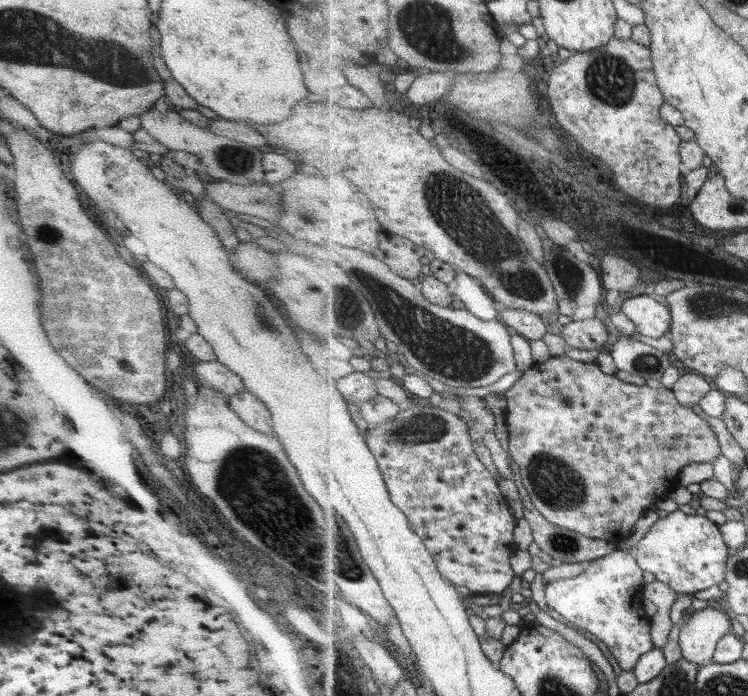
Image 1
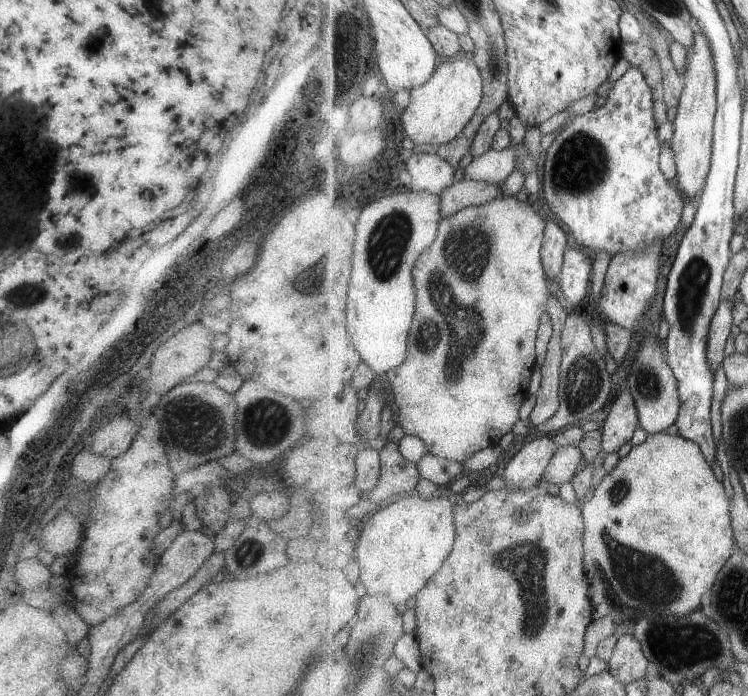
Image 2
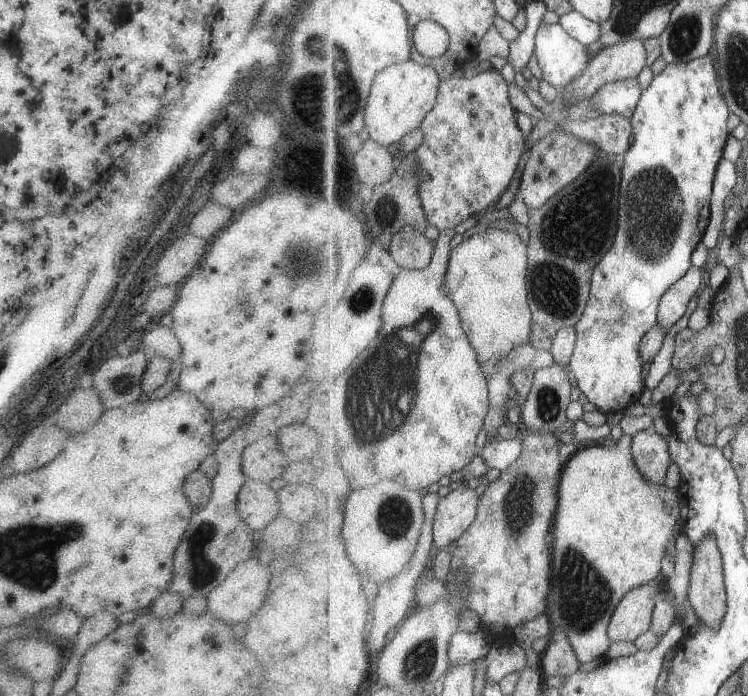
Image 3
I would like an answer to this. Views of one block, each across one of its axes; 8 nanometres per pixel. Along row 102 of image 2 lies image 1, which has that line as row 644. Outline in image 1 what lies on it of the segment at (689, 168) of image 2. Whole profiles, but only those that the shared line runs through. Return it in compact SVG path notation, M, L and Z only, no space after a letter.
M718 605L691 611L681 626L681 646L685 660L693 664L714 661L721 638L732 632L731 618Z

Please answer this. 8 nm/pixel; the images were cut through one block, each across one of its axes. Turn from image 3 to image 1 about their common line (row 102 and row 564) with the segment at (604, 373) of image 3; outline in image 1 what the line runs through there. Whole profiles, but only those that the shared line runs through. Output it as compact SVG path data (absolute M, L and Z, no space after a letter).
M677 510L660 519L635 548L637 563L657 581L668 584L678 593L695 594L715 584L723 584L732 550L725 543L720 526L700 511L690 516Z

